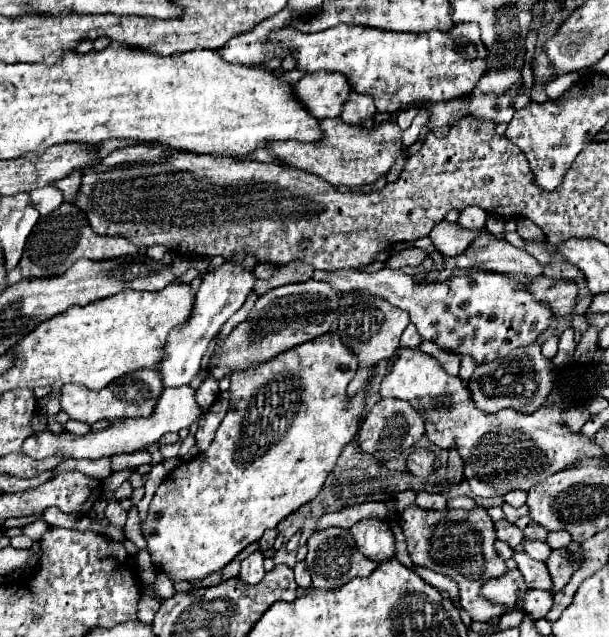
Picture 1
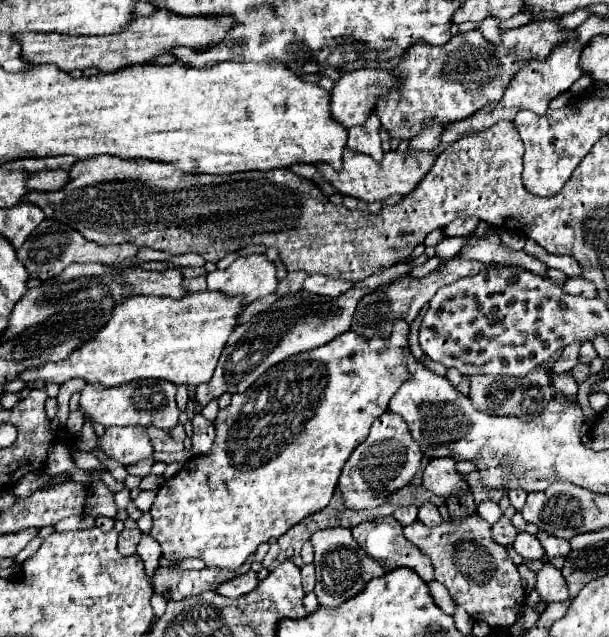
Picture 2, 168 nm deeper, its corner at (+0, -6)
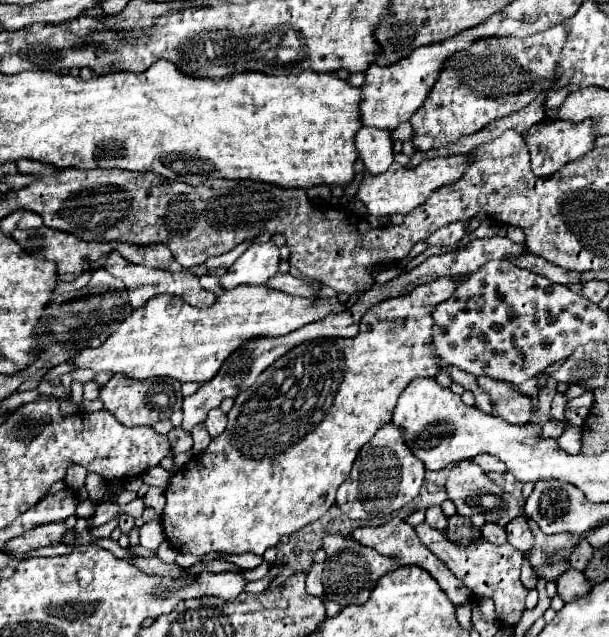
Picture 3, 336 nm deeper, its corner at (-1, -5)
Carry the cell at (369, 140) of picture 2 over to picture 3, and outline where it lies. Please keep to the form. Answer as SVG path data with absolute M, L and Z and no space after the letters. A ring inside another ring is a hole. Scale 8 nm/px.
M362 127L356 135L358 155L370 175L378 175L392 165L390 131L378 127Z

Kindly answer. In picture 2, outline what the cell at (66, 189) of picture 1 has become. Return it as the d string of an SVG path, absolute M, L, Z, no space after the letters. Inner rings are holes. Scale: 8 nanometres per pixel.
M49 170L49 172L37 172L27 182L31 190L43 190L43 192L57 192L61 190L69 180L69 172L65 170Z

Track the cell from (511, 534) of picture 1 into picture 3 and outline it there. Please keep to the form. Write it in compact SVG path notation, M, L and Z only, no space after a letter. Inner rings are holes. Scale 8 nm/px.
M486 523L480 533L484 535L486 541L494 543L494 545L504 545L506 543L506 529L504 527L498 527L496 523Z

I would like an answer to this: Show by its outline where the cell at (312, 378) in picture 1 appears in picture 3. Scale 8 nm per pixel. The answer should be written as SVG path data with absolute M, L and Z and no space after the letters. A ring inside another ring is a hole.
M440 277L424 287L416 287L410 295L372 307L360 323L360 333L352 339L316 337L296 345L276 359L252 387L236 395L226 431L212 439L204 453L194 455L186 467L178 469L168 483L162 525L170 545L180 553L192 555L210 551L264 555L266 549L280 543L280 537L292 535L320 519L334 505L336 489L350 475L358 451L382 425L390 423L396 401L408 383L416 377L438 375L440 365L430 333L434 325L432 311L464 279Z

